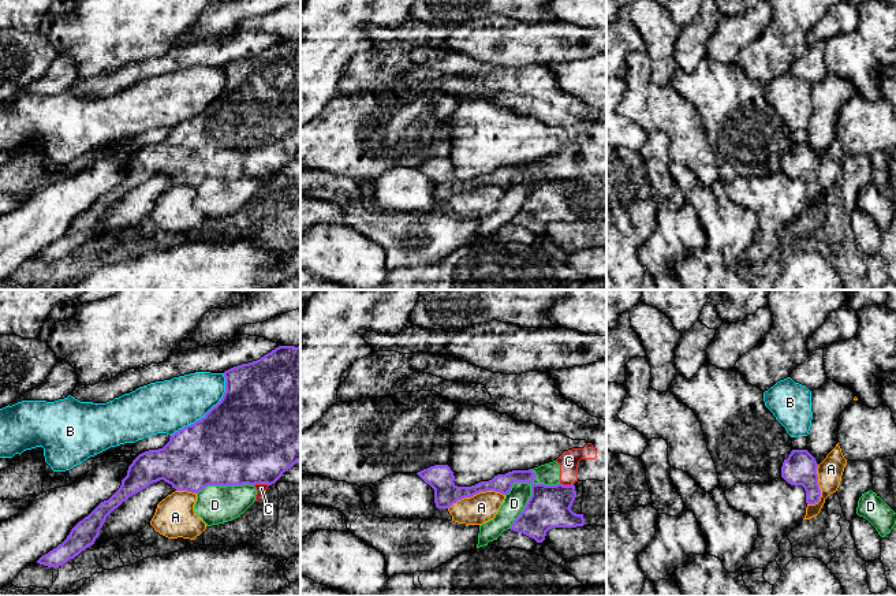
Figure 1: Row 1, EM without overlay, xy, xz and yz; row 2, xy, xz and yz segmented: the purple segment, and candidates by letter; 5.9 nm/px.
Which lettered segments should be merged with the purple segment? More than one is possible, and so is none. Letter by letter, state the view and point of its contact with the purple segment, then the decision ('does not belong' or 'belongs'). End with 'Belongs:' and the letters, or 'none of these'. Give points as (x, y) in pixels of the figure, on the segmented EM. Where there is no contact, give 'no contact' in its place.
A: xz (476, 494) | does not belong
B: xy (209, 410) | does not belong
C: xy (261, 483) | does not belong
D: xz (532, 494) | does not belong
Belongs: none of these

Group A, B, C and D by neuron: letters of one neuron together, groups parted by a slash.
A / B / C D

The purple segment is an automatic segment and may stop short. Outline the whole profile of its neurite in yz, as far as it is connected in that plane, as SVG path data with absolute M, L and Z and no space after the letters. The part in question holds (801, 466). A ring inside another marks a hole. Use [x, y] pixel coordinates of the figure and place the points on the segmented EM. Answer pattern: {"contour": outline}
{"contour": "M792 450L781 466L781 477L788 484L804 488L807 504L815 504L821 498L817 468L815 458L807 450Z"}

